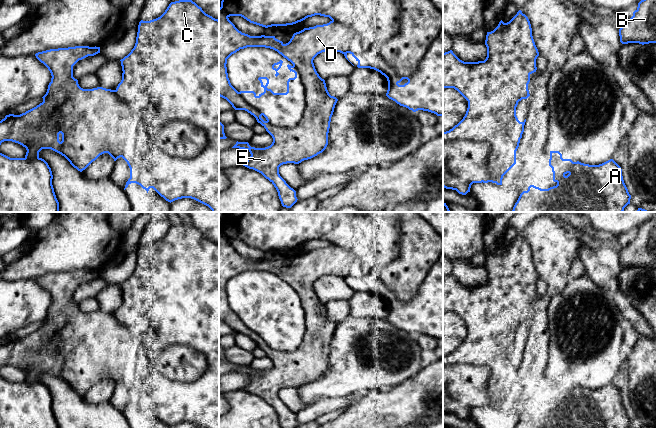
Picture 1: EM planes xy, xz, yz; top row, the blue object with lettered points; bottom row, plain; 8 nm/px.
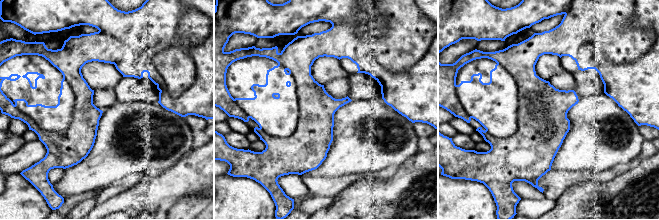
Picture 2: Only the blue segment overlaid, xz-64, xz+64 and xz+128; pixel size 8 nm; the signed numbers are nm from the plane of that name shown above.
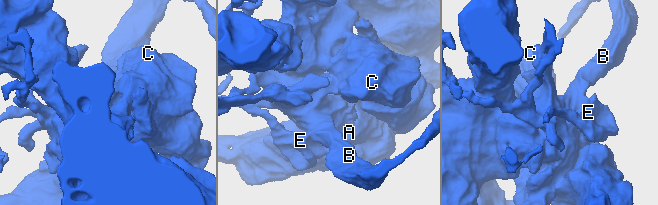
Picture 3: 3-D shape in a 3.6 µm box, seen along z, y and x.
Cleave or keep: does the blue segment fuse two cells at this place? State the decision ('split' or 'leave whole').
split

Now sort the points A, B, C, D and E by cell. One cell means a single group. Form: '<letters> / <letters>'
A B D E / C

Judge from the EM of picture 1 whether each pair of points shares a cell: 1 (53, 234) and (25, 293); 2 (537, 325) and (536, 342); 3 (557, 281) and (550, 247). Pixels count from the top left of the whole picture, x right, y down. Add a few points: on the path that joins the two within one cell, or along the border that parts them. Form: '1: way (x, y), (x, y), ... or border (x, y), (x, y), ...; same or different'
1: border (34, 278), (10, 281); different
2: way (537, 329), (537, 338); same
3: way (556, 273), (551, 266), (551, 255); same

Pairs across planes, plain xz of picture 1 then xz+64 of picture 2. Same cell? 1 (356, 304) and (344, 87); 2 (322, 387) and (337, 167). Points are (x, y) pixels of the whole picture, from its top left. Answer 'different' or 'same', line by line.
1: different
2: same

